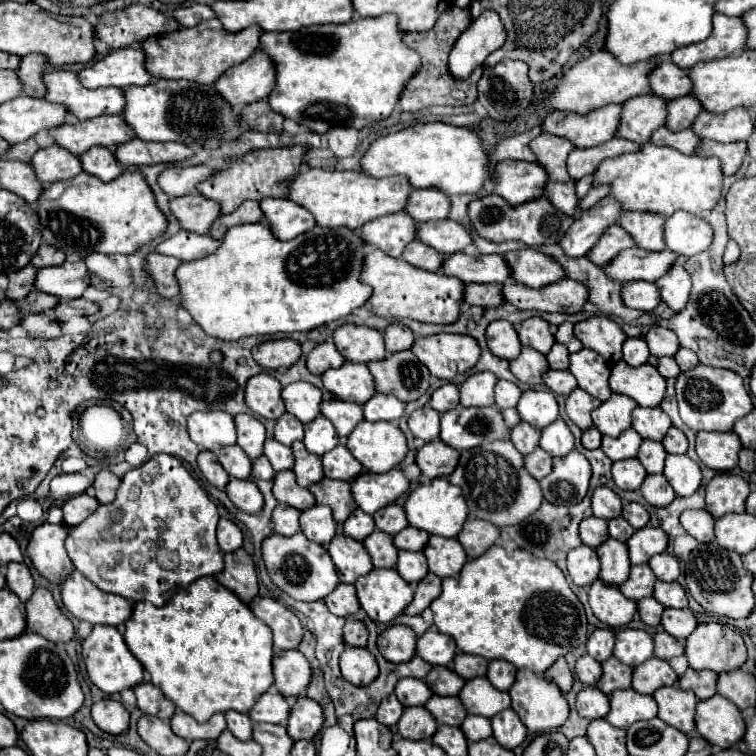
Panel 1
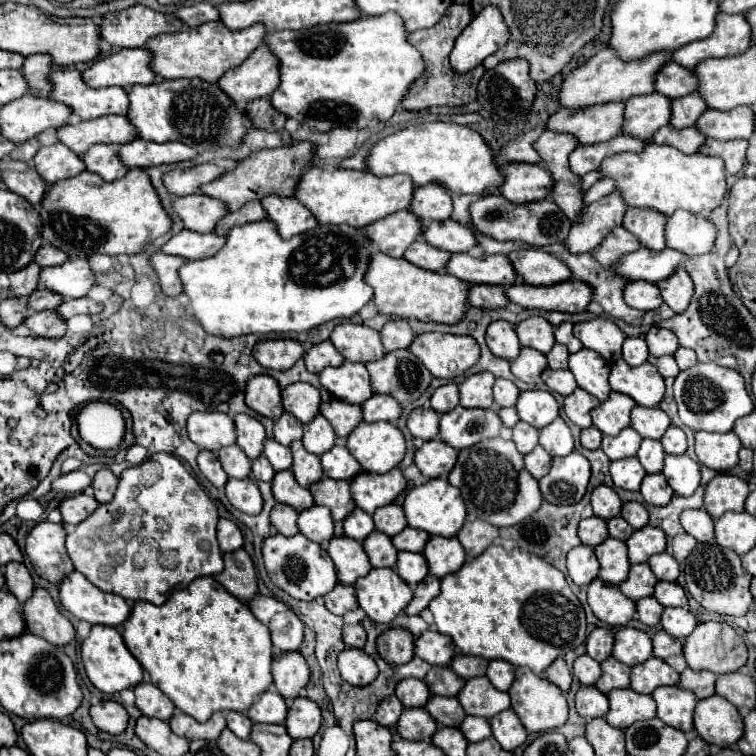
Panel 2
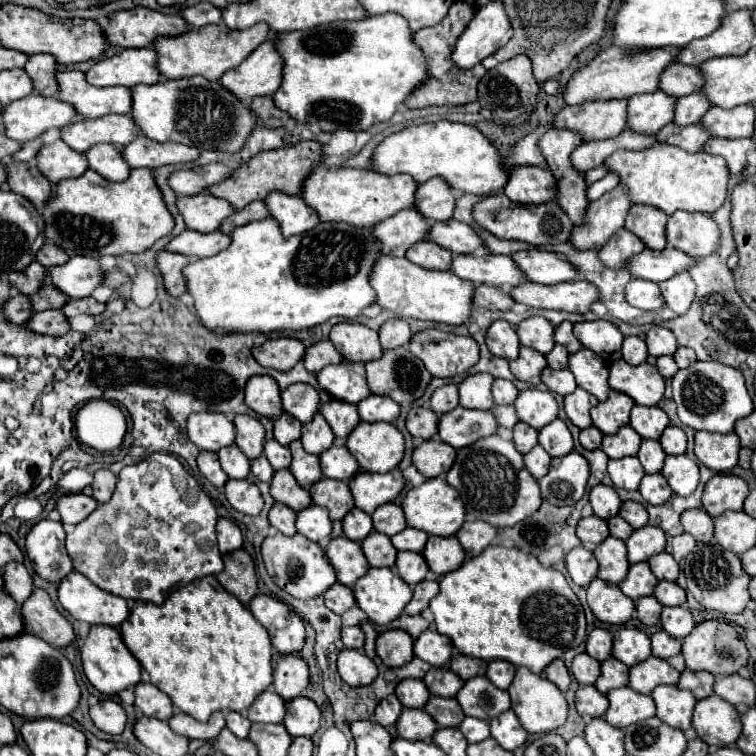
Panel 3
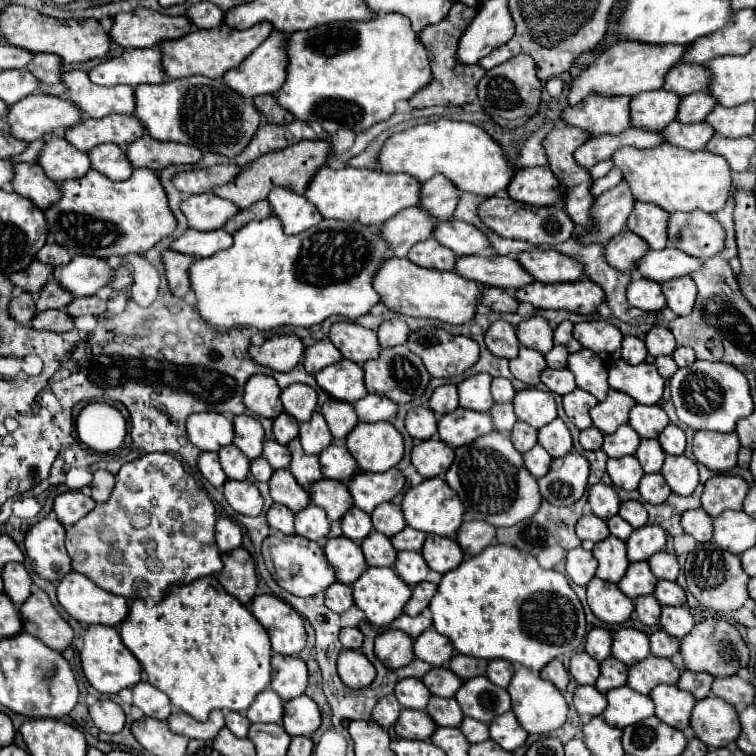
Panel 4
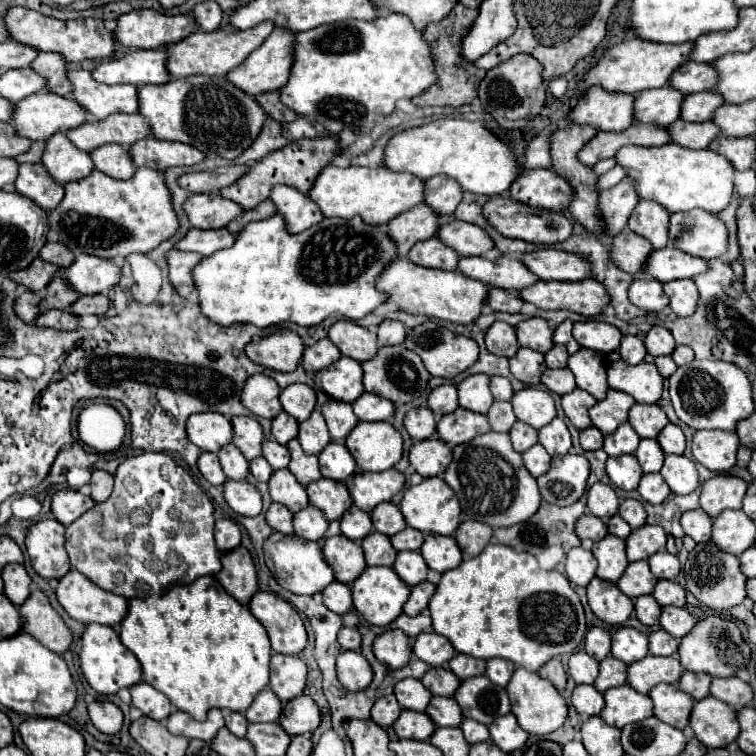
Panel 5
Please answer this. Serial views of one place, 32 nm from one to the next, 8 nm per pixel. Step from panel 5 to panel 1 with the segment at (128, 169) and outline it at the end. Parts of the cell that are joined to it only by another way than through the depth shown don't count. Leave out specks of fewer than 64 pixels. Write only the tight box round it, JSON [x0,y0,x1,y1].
[80,146,124,182]

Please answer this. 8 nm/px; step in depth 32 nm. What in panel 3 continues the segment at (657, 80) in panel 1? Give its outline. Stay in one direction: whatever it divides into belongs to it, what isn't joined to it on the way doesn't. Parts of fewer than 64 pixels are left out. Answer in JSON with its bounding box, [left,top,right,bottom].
[658,62,704,96]

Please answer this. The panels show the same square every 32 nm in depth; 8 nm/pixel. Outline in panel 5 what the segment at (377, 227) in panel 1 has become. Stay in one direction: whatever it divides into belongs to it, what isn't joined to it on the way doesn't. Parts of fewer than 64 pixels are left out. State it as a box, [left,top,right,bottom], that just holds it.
[388,204,440,258]

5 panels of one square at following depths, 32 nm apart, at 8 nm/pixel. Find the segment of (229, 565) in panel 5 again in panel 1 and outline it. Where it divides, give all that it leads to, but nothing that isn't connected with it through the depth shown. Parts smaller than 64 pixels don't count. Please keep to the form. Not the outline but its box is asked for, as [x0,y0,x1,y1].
[216,548,258,604]

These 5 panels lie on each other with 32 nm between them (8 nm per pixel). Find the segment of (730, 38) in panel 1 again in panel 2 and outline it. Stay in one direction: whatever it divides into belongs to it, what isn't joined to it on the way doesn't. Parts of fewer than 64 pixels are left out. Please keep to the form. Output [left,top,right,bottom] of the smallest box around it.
[672,14,750,68]

